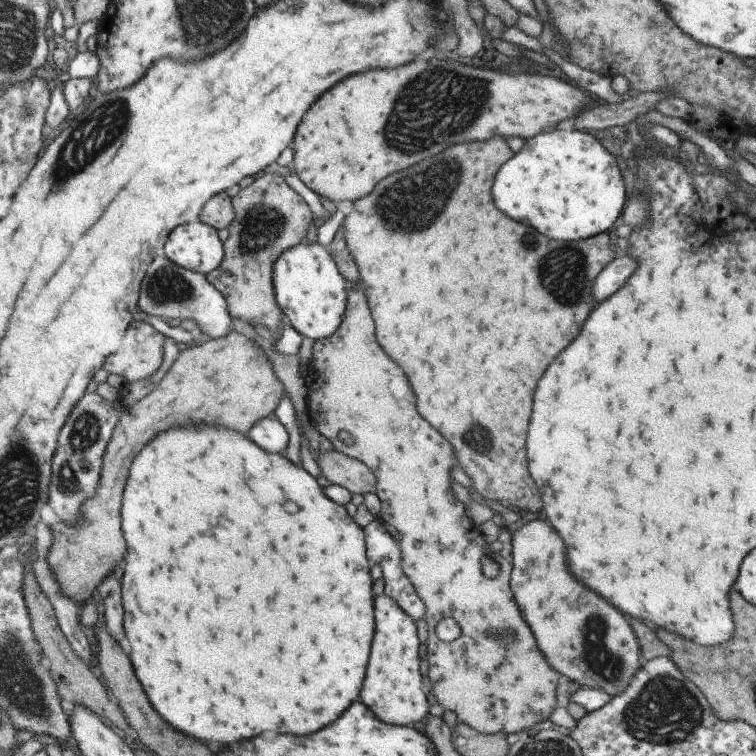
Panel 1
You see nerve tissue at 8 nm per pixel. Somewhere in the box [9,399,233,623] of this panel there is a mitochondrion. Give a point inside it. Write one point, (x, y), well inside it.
(85, 433)

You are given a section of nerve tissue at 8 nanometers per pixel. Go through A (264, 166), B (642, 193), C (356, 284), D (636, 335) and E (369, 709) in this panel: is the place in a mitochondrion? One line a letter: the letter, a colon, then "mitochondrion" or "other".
A: other
B: other
C: other
D: other
E: other

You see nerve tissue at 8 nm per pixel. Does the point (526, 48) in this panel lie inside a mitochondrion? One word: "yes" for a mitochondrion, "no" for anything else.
no

